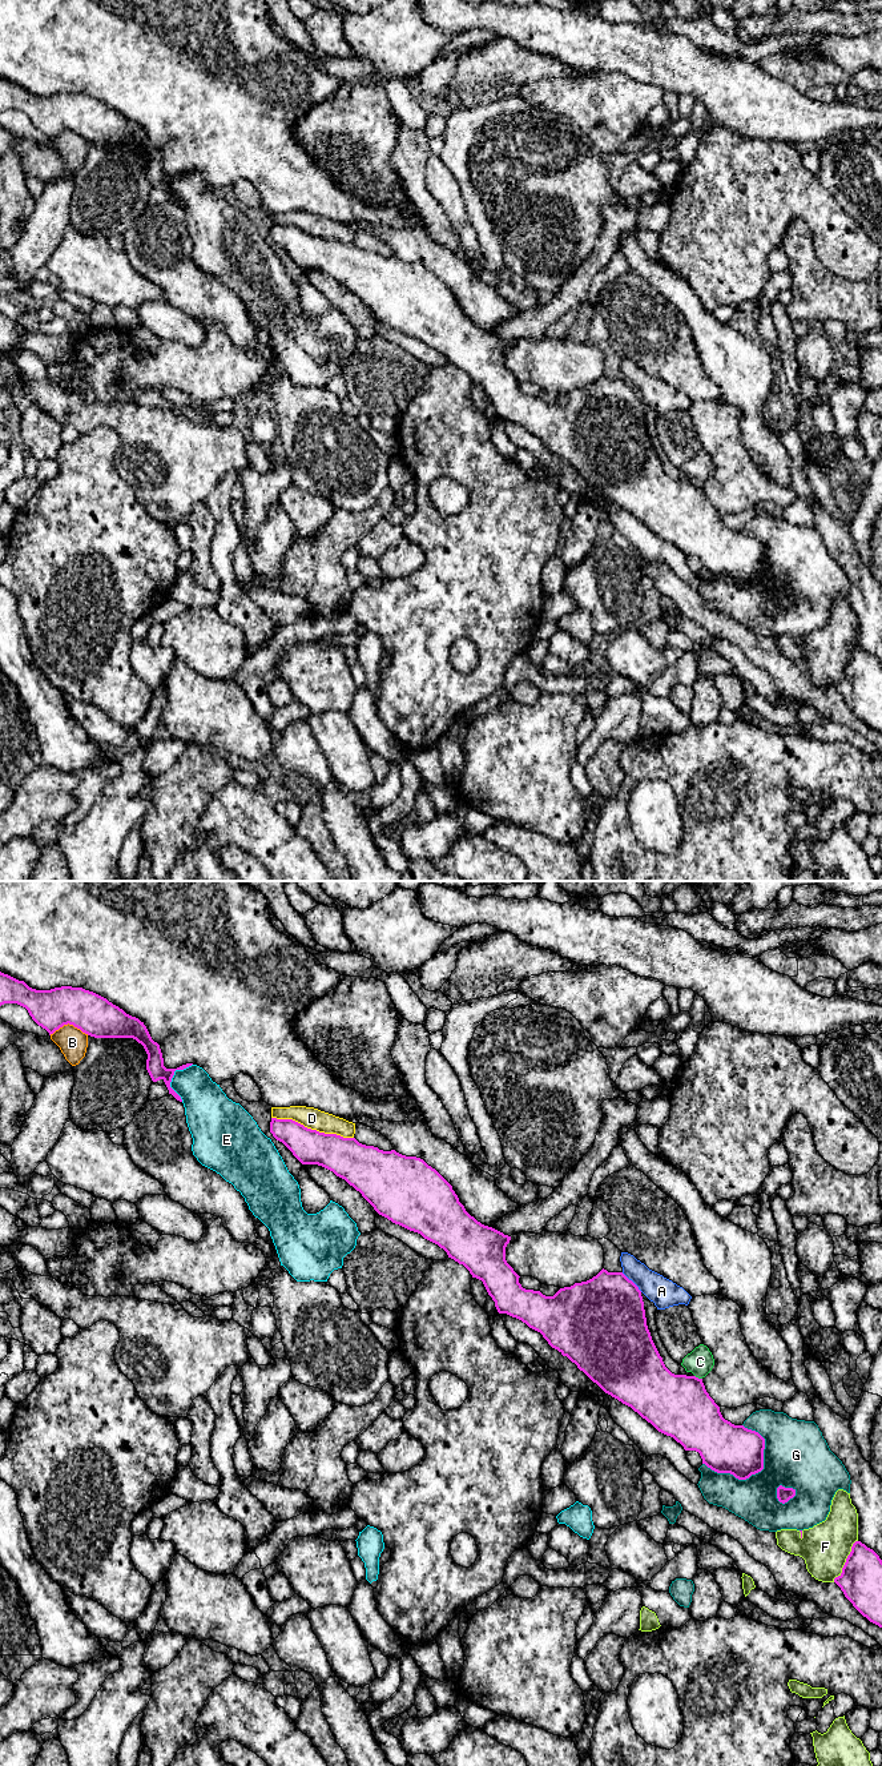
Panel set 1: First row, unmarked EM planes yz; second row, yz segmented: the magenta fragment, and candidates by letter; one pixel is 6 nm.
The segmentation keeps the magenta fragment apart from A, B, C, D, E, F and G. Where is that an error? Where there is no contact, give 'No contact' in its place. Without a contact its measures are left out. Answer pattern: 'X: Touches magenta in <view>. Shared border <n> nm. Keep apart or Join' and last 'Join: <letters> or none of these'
A: Touches magenta in yz. Shared border 170 nm. Keep apart
B: Touches magenta in yz. Shared border 240 nm. Keep apart
C: Touches magenta in yz. Shared border 50 nm. Keep apart
D: Touches magenta in yz. Shared border 500 nm. Keep apart
E: Touches magenta in yz. Shared border 240 nm. Keep apart
F: Touches magenta in yz. Shared border 300 nm. Keep apart
G: Touches magenta in yz. Shared border 420 nm. Keep apart
Join: none of these

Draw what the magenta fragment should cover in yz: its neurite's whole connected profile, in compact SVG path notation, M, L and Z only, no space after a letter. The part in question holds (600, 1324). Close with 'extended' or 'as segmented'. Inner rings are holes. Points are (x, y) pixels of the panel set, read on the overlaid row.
M271 1118L270 1133L302 1164L318 1164L333 1171L359 1191L379 1215L443 1248L448 1258L483 1282L499 1314L516 1318L540 1332L552 1348L575 1363L605 1393L631 1407L685 1451L698 1452L708 1468L738 1480L764 1469L765 1439L725 1420L702 1379L674 1375L665 1367L647 1325L641 1291L623 1272L603 1268L592 1279L560 1288L553 1296L525 1290L506 1260L511 1236L471 1216L452 1186L423 1159L366 1146L355 1138L319 1133L293 1119Z; as segmented

